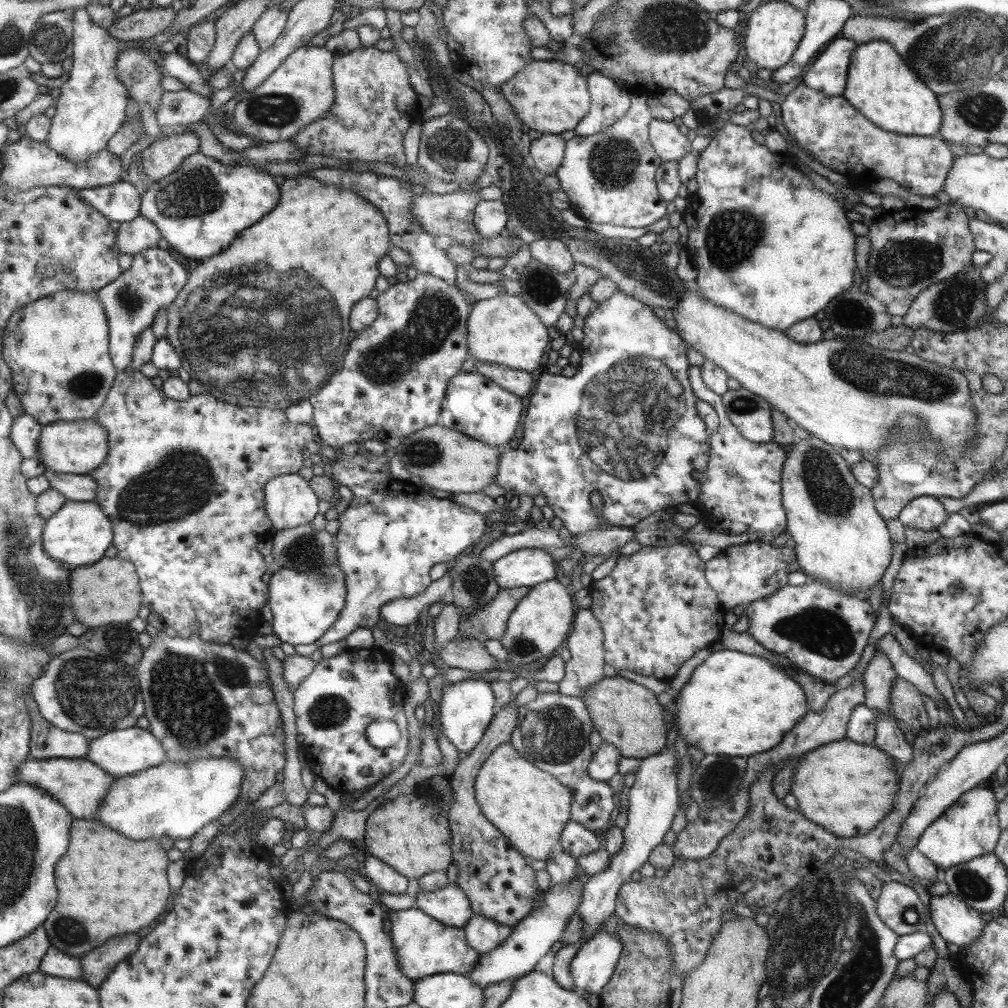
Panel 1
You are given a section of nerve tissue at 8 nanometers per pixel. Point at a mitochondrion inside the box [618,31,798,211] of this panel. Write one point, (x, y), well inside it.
(633, 86)

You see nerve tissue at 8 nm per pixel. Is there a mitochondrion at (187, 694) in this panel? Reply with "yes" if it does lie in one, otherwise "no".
yes

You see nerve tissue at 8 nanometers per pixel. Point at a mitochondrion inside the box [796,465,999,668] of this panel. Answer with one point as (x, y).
(959, 588)

